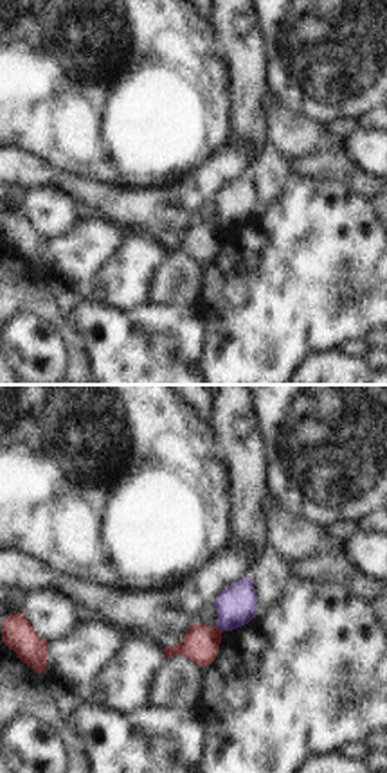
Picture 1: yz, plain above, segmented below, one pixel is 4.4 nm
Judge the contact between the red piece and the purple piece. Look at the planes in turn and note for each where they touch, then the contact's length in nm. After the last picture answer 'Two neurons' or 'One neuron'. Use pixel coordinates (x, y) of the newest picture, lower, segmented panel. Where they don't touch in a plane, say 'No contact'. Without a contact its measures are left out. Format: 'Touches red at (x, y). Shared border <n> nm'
Touches red at (218, 628). Shared border 50 nm.

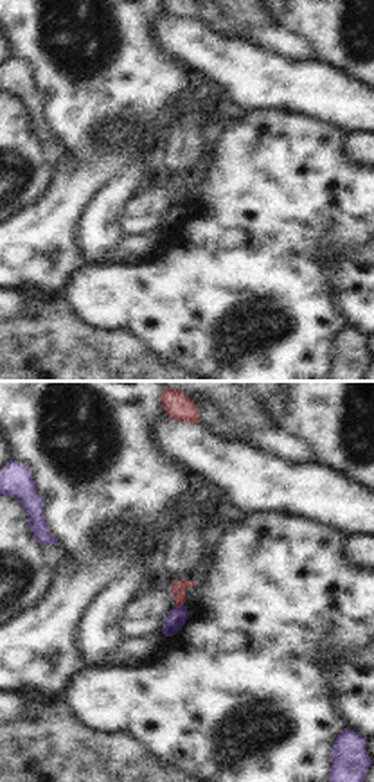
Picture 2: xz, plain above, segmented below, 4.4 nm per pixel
Touches red at (178, 604). Shared border 40 nm.

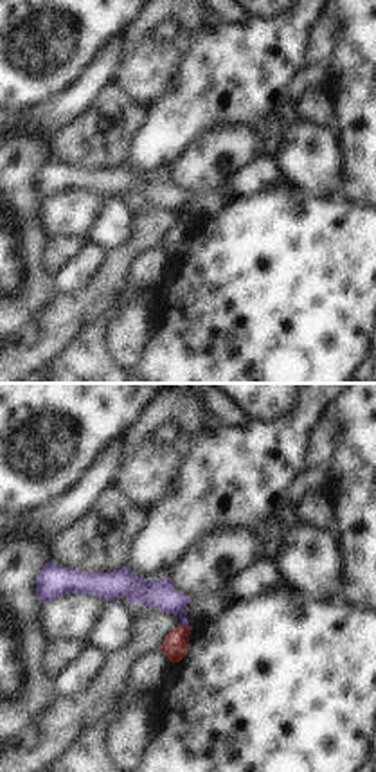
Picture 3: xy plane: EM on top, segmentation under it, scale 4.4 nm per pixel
Touches red at (184, 625). Shared border 40 nm.

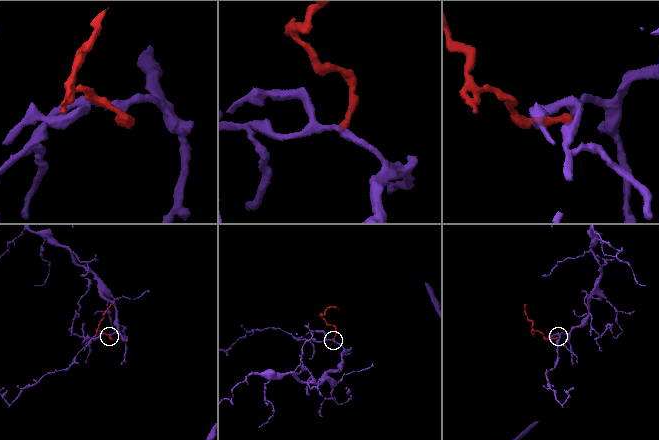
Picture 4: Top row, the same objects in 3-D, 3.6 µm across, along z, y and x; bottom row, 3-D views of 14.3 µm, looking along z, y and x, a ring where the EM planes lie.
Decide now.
Two neurons.

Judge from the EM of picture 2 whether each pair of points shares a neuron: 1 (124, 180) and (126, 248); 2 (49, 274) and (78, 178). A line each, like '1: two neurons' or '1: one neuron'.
1: two neurons
2: one neuron

